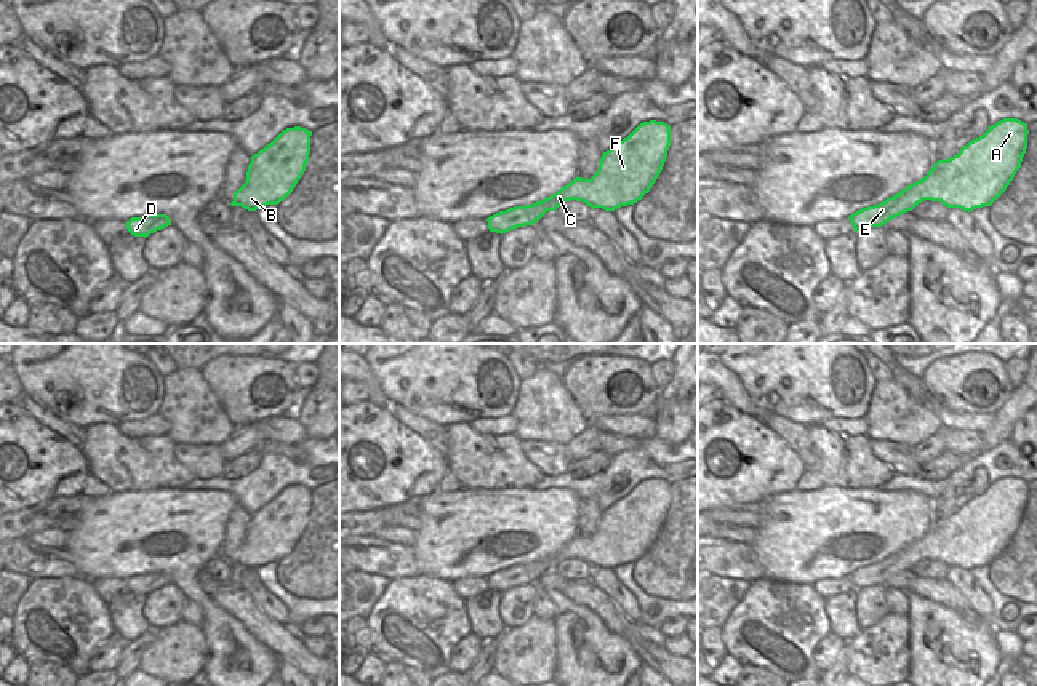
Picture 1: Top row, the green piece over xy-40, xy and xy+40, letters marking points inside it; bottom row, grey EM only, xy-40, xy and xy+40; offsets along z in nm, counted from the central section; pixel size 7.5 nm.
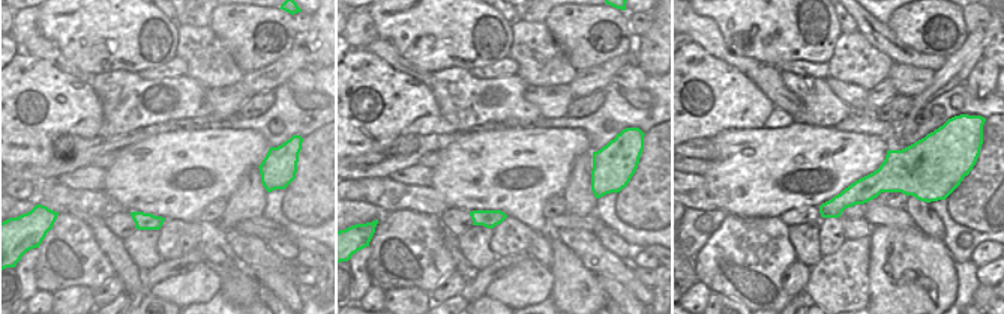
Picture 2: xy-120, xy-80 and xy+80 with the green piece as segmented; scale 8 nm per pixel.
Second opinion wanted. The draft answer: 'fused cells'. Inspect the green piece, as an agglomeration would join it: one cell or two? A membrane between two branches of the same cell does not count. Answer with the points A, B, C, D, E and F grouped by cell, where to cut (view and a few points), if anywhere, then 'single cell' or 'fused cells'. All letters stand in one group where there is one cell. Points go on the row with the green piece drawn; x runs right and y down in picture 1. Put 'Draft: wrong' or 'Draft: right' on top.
Draft: wrong
A B C D E F; no cut; single cell

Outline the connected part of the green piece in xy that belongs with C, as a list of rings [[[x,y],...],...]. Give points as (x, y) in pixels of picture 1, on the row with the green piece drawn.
[[[643,122],[627,138],[603,152],[597,173],[591,179],[576,177],[557,193],[533,205],[514,206],[490,216],[490,232],[506,233],[533,225],[547,211],[563,201],[583,201],[587,206],[615,211],[634,205],[656,182],[671,146],[671,126],[664,122]]]

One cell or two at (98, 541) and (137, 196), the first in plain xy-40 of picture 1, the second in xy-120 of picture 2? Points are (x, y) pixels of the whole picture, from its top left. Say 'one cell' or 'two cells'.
one cell

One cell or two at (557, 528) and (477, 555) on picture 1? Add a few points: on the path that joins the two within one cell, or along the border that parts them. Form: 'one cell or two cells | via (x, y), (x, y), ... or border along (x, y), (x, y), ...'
one cell | via (538, 546), (522, 557), (496, 558)

